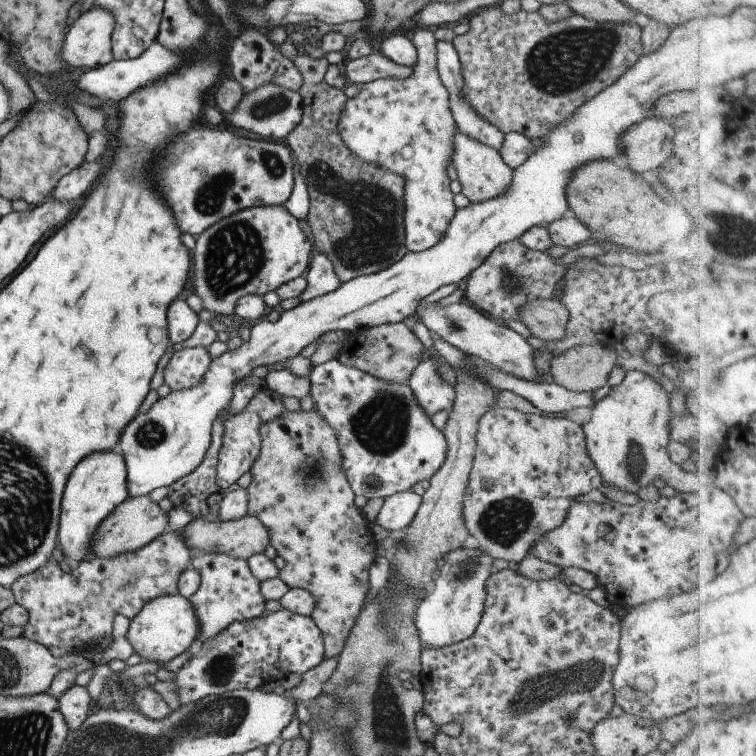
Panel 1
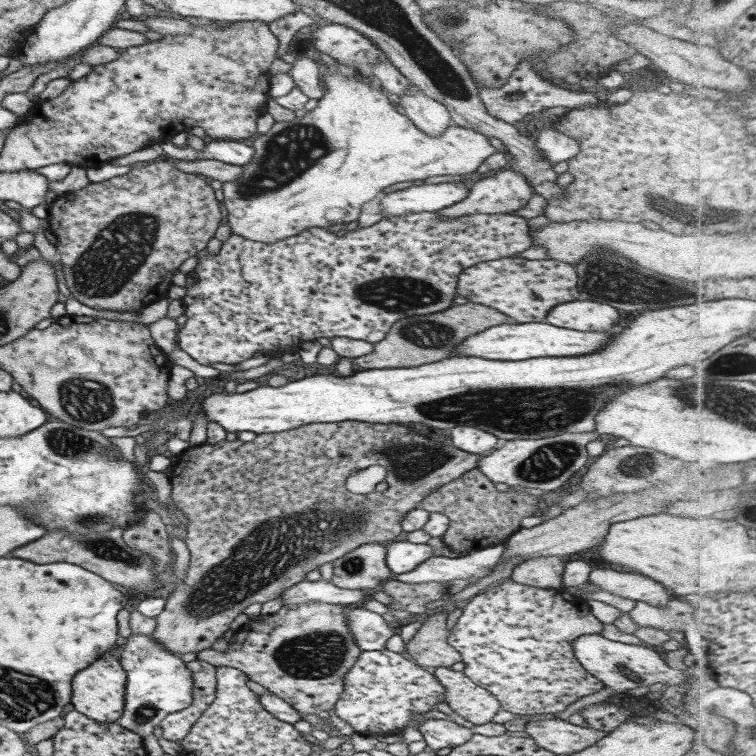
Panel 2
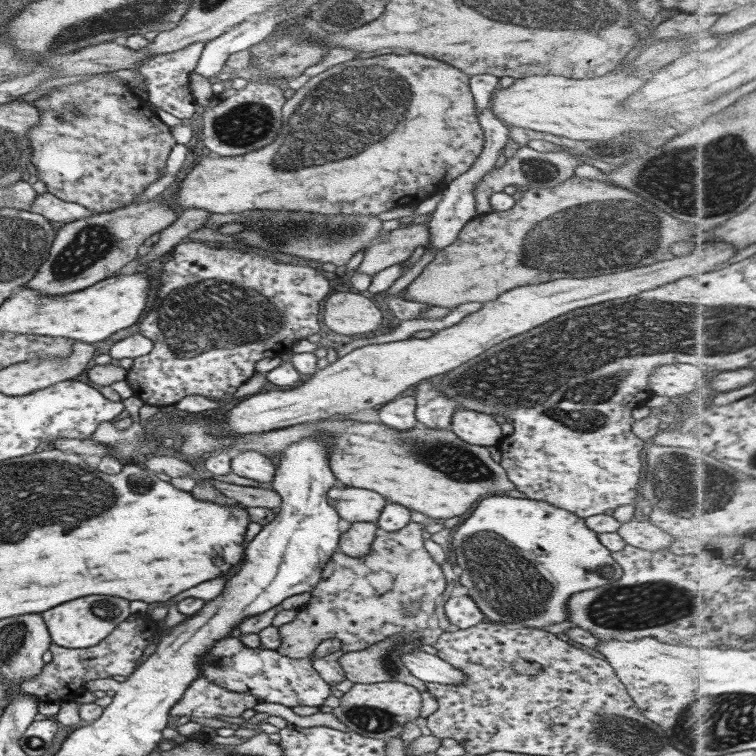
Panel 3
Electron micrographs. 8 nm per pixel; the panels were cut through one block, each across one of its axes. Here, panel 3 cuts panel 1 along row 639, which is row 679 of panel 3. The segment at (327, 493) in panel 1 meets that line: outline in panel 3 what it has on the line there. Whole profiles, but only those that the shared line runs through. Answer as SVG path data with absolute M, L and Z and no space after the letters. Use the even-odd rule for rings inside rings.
M409 521L395 532L378 532L369 552L361 558L334 552L323 565L309 601L297 609L290 623L279 626L280 644L275 651L286 658L310 659L315 673L333 686L345 680L338 664L343 654L368 648L396 632L424 630L445 588L445 579L441 565L435 563L423 547L423 530L425 524ZM403 604L417 604L417 614L403 616ZM333 638L339 641L336 652L323 658L311 658L319 643Z

